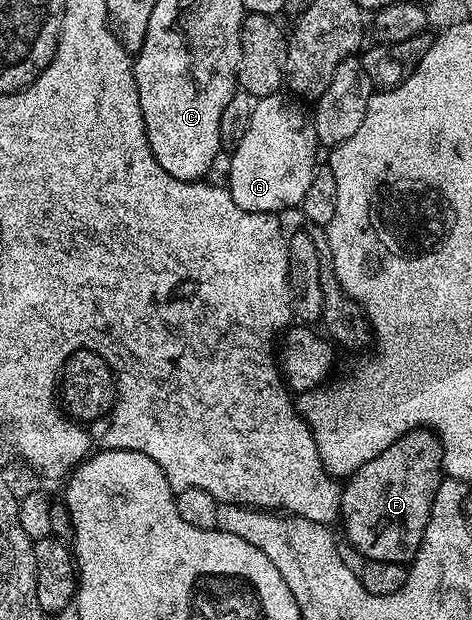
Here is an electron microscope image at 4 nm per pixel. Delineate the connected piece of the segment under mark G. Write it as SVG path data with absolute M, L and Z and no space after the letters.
M286 92L269 94L259 98L254 103L252 121L248 124L248 131L237 148L231 151L230 168L226 187L242 211L256 212L257 214L280 214L282 210L299 207L309 185L312 184L312 176L318 167L318 150L320 143L316 132L313 115L303 107L305 106L297 97Z

